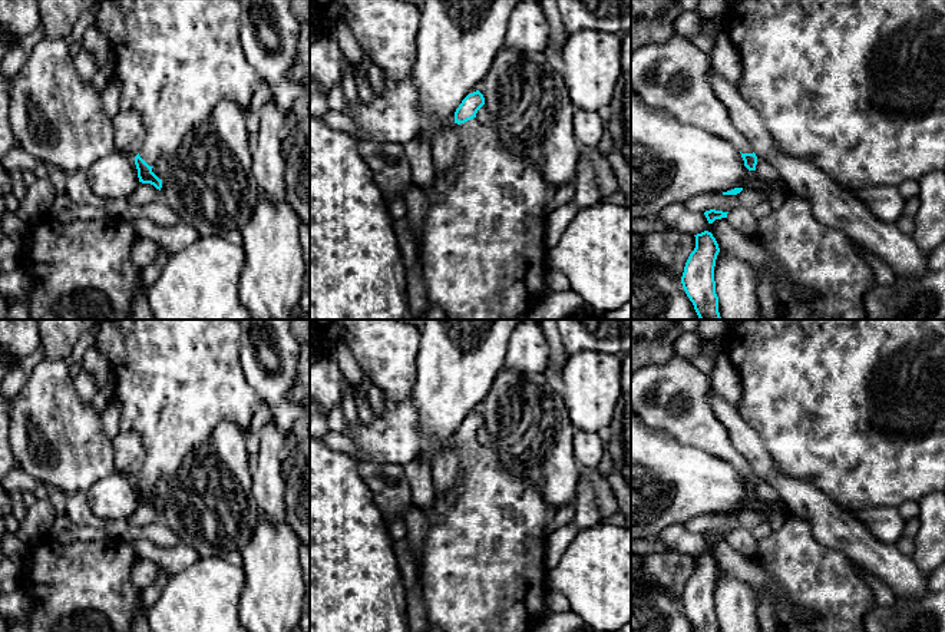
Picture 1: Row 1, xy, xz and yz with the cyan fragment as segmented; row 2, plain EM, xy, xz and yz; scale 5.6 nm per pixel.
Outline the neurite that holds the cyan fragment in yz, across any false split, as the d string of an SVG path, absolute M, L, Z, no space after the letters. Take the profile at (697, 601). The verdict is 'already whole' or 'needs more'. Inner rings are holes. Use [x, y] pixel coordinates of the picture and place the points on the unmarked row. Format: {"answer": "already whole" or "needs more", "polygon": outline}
{"answer": "already whole", "polygon": "M708 552L694 557L695 569L685 583L681 605L695 632L718 632L714 588L720 569Z"}

